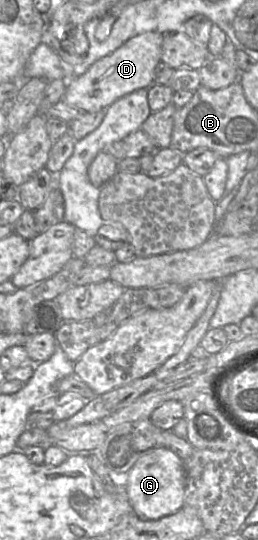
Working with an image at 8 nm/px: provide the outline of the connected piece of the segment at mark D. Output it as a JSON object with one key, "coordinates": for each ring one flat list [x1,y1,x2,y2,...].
{"coordinates":[[149,31,138,34,111,54,93,63,83,74,67,80,63,100,81,112,106,110,119,98,141,88,149,88,154,83,154,73,161,61,162,44,165,34]]}

